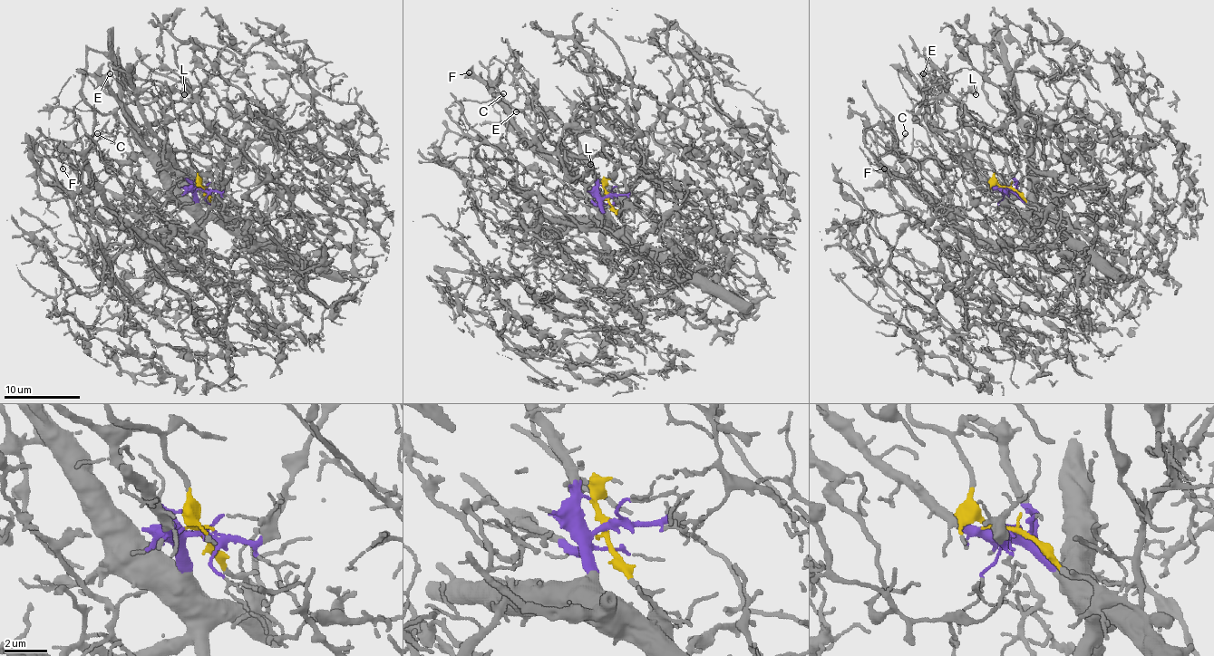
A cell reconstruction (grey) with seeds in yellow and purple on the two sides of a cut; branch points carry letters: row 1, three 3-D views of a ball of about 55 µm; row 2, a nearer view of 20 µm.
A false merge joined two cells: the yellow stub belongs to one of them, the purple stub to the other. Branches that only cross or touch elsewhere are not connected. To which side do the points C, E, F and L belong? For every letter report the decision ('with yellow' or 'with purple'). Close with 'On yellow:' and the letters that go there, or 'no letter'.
C: with purple
E: with yellow
F: with purple
L: with yellow
On yellow: E, L

